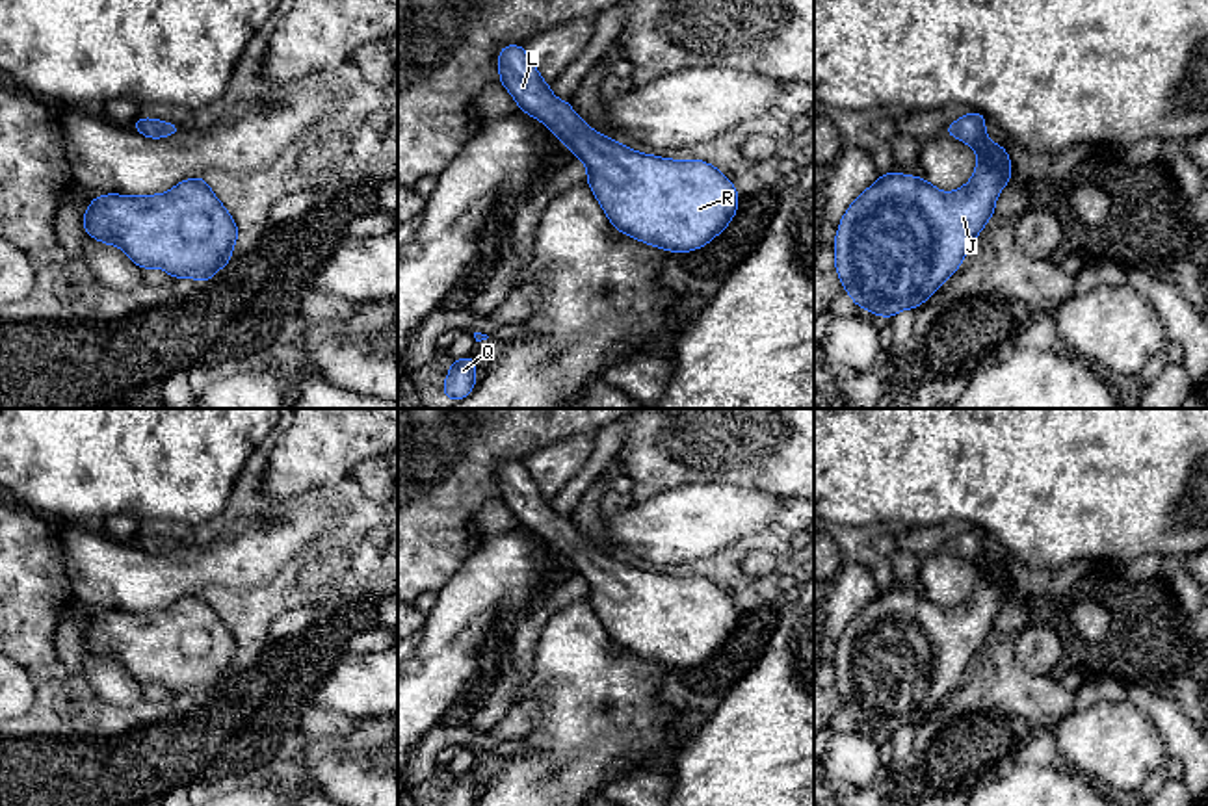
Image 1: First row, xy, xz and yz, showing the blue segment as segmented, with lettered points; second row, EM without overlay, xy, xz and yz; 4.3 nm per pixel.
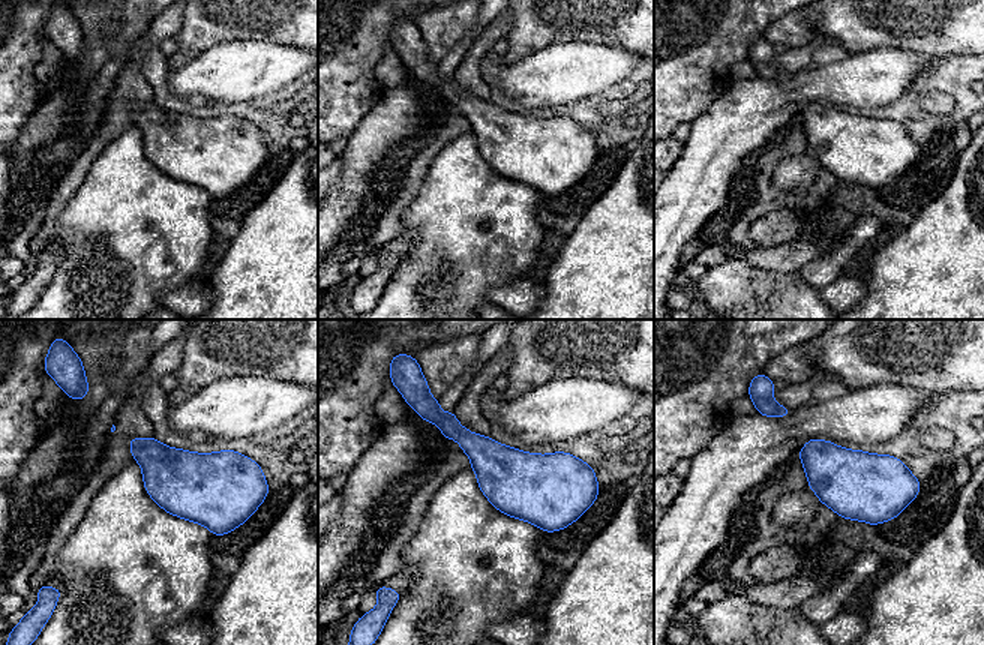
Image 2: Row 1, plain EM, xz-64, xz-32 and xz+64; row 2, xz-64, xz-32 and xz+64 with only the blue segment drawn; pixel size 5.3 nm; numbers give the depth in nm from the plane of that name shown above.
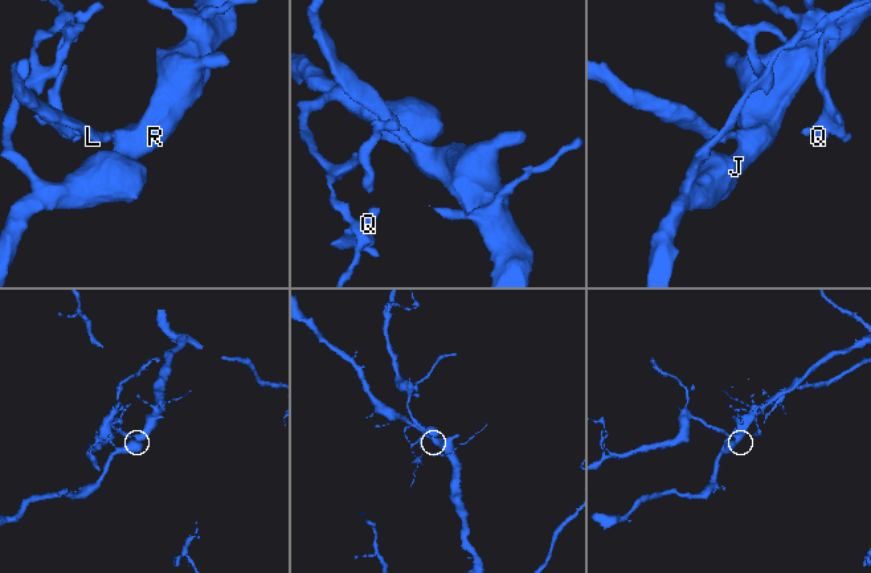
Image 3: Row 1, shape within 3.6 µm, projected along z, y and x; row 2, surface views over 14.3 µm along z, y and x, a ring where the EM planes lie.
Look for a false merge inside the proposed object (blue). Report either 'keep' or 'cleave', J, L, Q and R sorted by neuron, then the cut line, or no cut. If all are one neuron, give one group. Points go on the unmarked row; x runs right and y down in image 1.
keep | J L Q R | no cut

